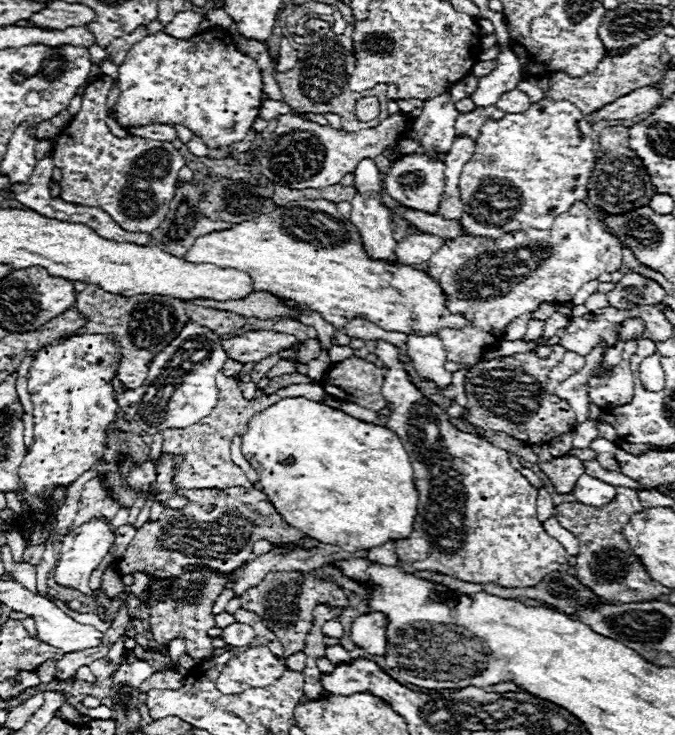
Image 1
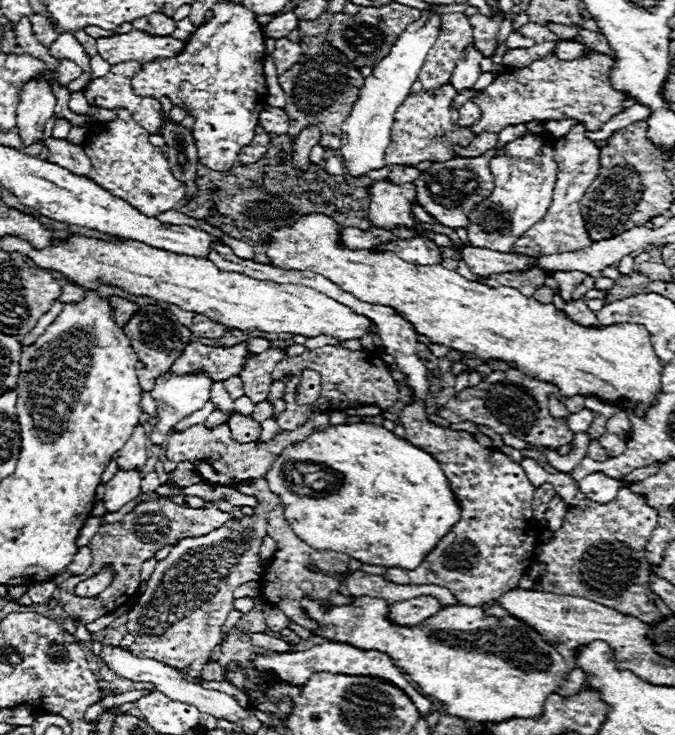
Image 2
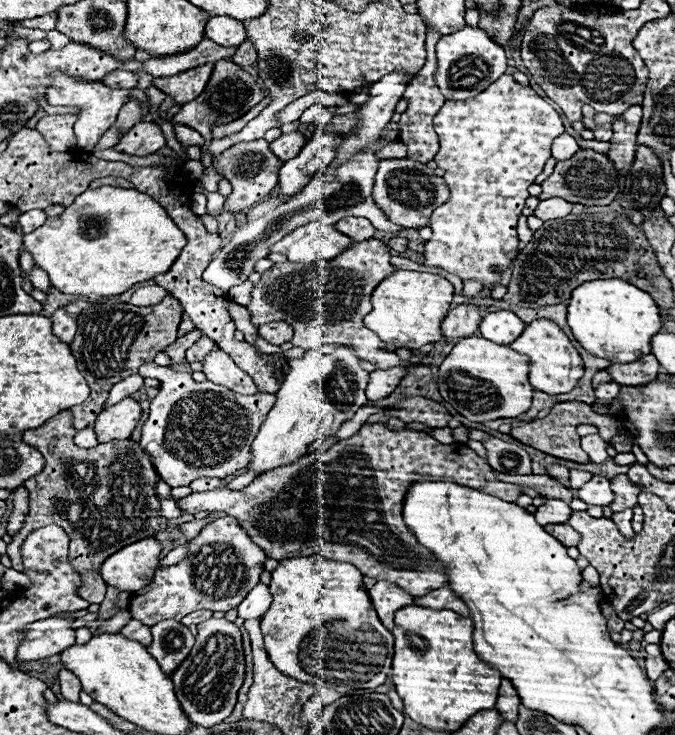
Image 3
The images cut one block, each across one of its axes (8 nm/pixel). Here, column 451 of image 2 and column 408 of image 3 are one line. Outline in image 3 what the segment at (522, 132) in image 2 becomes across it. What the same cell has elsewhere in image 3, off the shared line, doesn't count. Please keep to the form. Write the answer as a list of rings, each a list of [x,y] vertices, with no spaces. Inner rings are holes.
[[[392,158],[392,160],[380,160],[376,178],[374,178],[374,190],[372,190],[376,206],[386,214],[386,218],[402,228],[422,228],[428,224],[430,212],[434,212],[440,204],[448,200],[448,186],[442,178],[434,174],[434,170],[426,168],[422,162],[414,162],[408,158]]]

